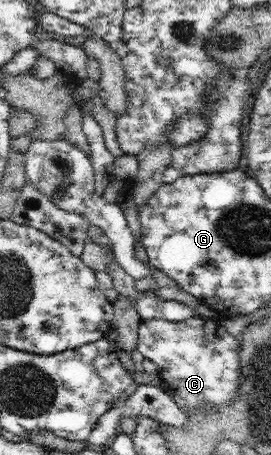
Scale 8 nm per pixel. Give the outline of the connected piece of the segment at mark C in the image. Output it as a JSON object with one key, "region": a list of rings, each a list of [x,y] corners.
{"region":[[[192,317],[181,322],[171,322],[164,318],[144,320],[140,324],[137,338],[138,352],[156,365],[160,379],[164,382],[164,384],[162,382],[162,388],[172,395],[176,405],[184,409],[186,414],[205,411],[208,407],[217,409],[229,403],[237,395],[241,379],[240,349],[240,339],[232,336],[220,319],[202,317]]]}

